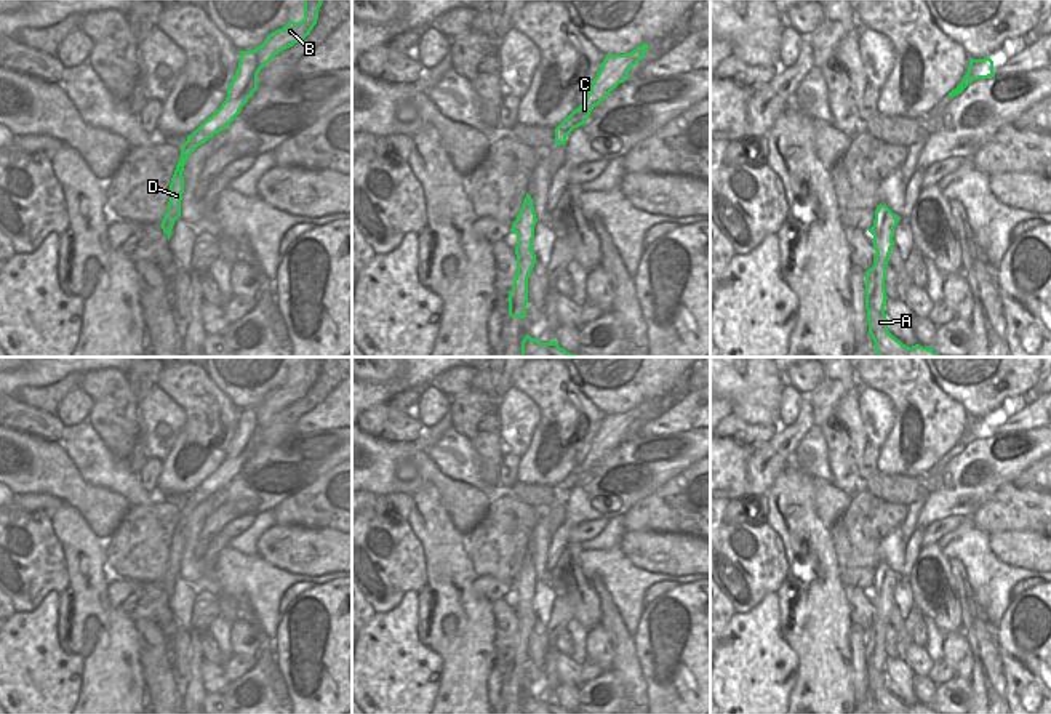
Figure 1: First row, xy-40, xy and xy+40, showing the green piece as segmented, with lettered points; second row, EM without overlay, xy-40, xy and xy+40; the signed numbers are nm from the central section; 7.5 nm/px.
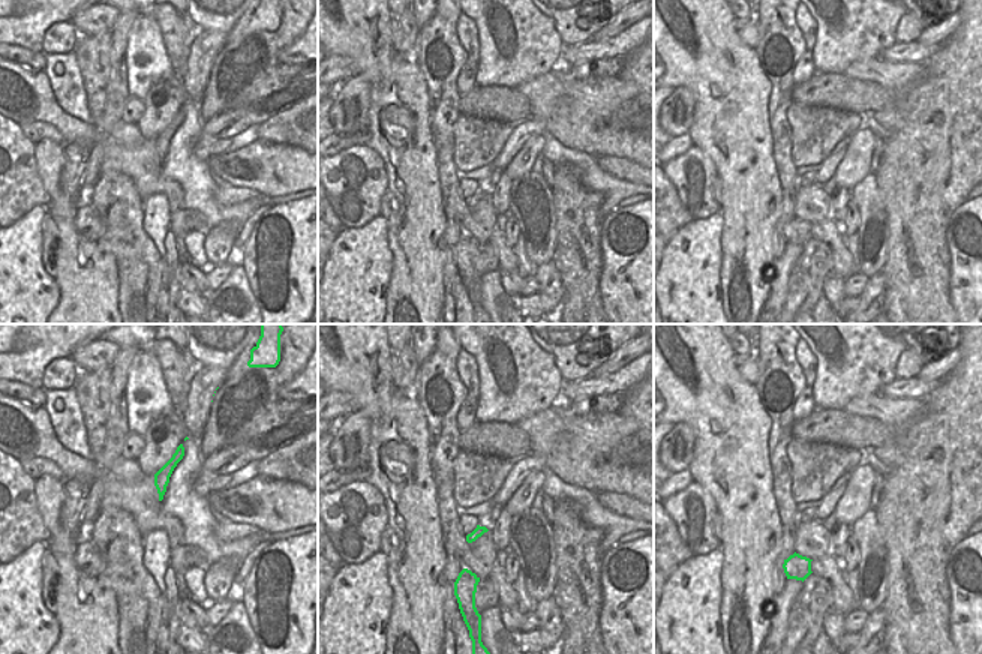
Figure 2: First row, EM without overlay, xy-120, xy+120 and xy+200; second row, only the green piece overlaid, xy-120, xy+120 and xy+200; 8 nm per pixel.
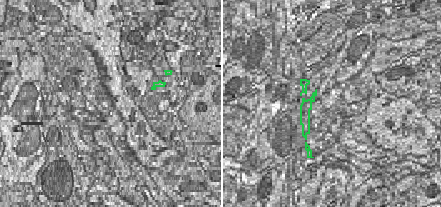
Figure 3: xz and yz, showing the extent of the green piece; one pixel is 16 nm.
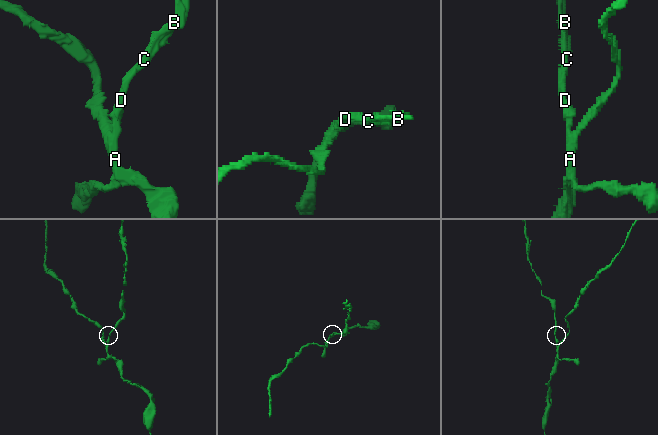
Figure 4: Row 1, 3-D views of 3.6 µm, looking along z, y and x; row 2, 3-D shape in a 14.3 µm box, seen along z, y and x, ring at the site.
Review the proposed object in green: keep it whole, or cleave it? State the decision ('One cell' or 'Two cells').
Two cells

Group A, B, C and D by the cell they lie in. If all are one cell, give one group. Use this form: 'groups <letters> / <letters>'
groups A / B C D

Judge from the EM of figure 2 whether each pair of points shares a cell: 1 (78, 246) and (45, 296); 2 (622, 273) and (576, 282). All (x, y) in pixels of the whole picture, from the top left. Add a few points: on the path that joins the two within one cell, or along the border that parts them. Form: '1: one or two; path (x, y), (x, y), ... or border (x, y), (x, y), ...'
1: two; border (54, 279), (60, 293), (56, 308)
2: two; border (600, 242), (601, 276), (598, 290), (603, 308)

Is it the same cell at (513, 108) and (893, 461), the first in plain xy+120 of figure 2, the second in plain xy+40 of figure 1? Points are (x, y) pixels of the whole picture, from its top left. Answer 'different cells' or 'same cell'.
different cells

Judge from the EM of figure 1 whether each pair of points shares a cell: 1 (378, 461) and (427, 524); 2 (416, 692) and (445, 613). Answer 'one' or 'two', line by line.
1: two
2: two

